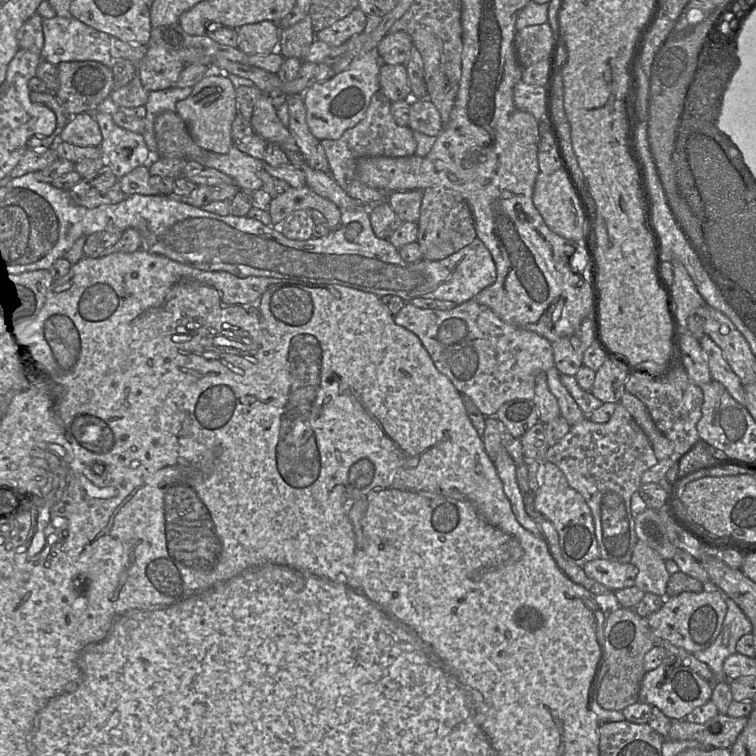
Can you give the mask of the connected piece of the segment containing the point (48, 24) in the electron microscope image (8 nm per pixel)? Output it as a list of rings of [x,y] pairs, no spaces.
[[[55,15],[52,18],[42,20],[44,45],[39,52],[41,61],[47,61],[58,65],[61,62],[70,61],[96,61],[111,67],[112,57],[110,56],[110,38],[108,34],[98,31],[74,17],[60,17]]]

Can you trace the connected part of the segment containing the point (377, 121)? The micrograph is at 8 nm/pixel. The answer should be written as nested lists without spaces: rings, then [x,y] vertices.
[[[380,88],[373,94],[364,118],[356,126],[347,129],[337,140],[320,140],[329,163],[330,175],[350,197],[362,206],[387,201],[388,195],[392,192],[371,188],[362,183],[356,175],[357,162],[366,157],[409,157],[415,155],[417,148],[413,130],[395,122],[391,113],[391,104],[390,99]]]

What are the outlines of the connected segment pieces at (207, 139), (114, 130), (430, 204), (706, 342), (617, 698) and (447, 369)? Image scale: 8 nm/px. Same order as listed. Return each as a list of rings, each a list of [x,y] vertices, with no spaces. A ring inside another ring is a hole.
[[[211,71],[192,87],[191,94],[176,104],[176,112],[187,125],[193,141],[202,149],[227,154],[234,144],[232,123],[238,114],[236,90],[223,72]]]
[[[109,99],[93,114],[101,133],[100,154],[117,179],[135,168],[147,165],[153,158],[141,134],[115,124],[110,113]]]
[[[436,186],[423,191],[418,220],[418,238],[423,259],[437,261],[456,253],[477,237],[474,219],[465,199],[457,192]]]
[[[707,335],[699,343],[706,356],[712,380],[721,383],[738,403],[745,406],[744,386],[728,364],[722,350]]]
[[[619,607],[606,615],[602,662],[598,676],[595,678],[595,700],[603,709],[622,711],[627,706],[639,701],[640,686],[646,673],[643,659],[645,654],[655,646],[650,638],[650,631],[647,620],[641,618],[634,609]]]
[[[473,299],[457,304],[452,310],[422,309],[406,302],[394,319],[397,325],[411,331],[421,340],[436,368],[460,393],[467,395],[486,417],[496,417],[498,409],[507,401],[532,400],[535,395],[536,376],[555,366],[549,340],[535,332],[504,322],[491,309]]]

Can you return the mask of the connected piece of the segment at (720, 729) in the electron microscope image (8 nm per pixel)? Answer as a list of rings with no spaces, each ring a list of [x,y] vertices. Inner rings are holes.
[[[720,713],[703,724],[686,719],[672,720],[664,740],[695,740],[714,748],[731,748],[746,723],[747,717],[735,718]]]

